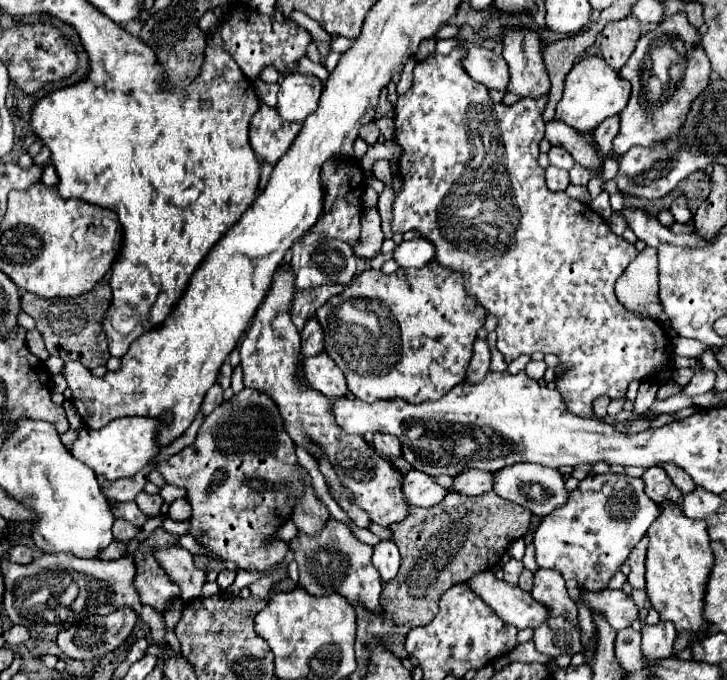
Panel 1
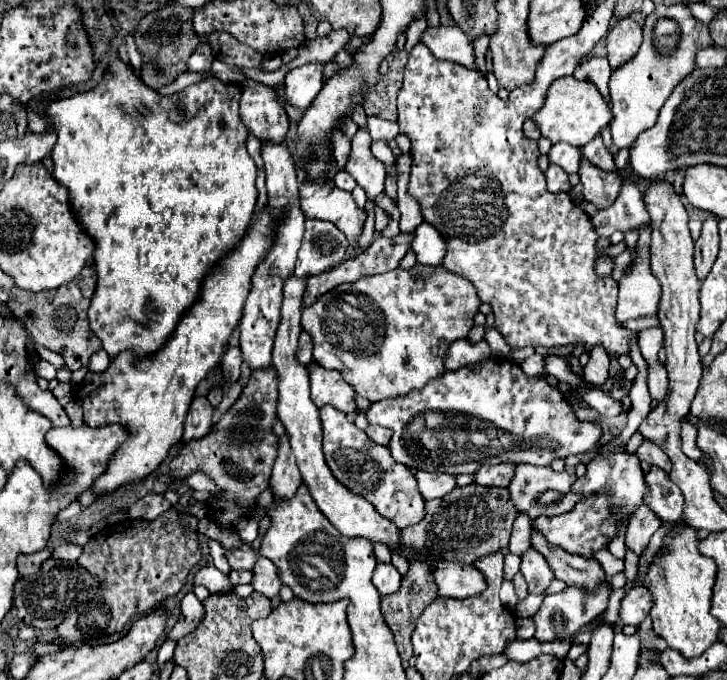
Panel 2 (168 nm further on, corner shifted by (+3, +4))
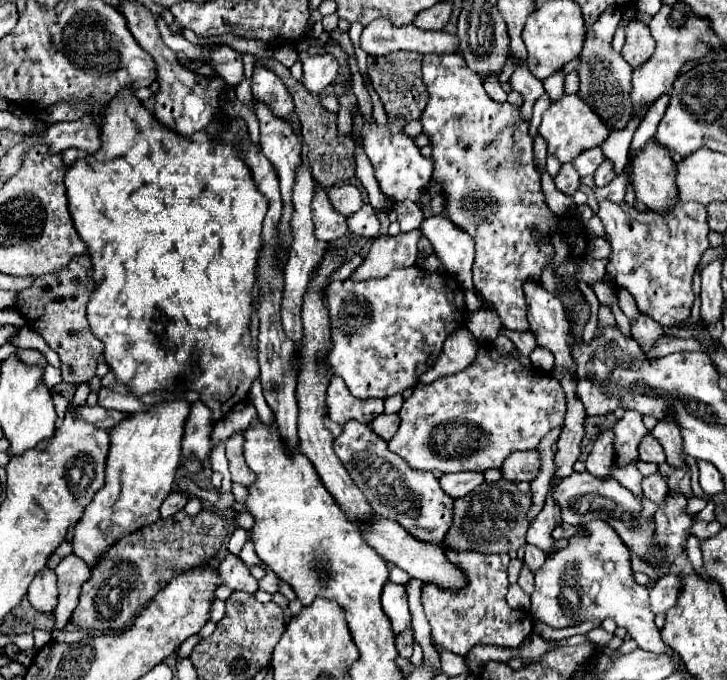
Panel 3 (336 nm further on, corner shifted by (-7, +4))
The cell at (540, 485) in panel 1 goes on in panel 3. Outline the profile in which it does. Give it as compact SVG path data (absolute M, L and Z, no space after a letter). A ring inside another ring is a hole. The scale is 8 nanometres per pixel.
M572 472L572 476L566 476L566 480L558 480L552 488L554 502L558 502L562 510L562 520L568 524L580 524L580 522L592 522L592 520L604 520L608 522L622 542L644 560L644 554L650 550L650 540L654 532L652 520L644 520L640 516L642 504L632 496L630 490L622 488L614 478L596 478L590 472Z

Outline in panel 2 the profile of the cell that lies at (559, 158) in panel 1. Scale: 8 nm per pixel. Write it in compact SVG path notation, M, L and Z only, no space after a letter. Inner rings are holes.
M554 144L548 158L550 158L552 164L558 164L568 174L578 174L582 154L580 154L578 148L572 148L570 144Z

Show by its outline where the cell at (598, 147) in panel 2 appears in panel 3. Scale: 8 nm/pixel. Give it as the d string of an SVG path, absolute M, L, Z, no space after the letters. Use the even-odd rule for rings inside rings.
M606 158L606 160L600 164L600 168L596 170L596 174L594 174L594 182L596 182L598 188L602 188L602 186L610 184L610 180L614 180L614 178L616 178L614 164L612 164L612 160Z

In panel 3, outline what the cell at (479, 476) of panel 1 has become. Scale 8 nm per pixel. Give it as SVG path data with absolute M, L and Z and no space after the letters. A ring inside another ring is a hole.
M514 452L508 456L502 464L502 478L510 482L530 482L540 472L540 460L538 452Z

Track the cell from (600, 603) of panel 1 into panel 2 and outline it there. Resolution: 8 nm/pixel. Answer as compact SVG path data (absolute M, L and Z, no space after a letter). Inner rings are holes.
M642 584L638 588L632 588L626 598L622 600L620 610L620 624L634 624L638 626L652 610L654 596L648 590L648 584Z

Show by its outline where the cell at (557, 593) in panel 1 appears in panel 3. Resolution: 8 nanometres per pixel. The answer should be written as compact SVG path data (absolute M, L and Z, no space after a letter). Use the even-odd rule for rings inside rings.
M526 544L524 563L530 568L530 572L536 572L538 568L542 568L544 562L546 562L546 552L538 550L538 548L530 546L530 544Z

